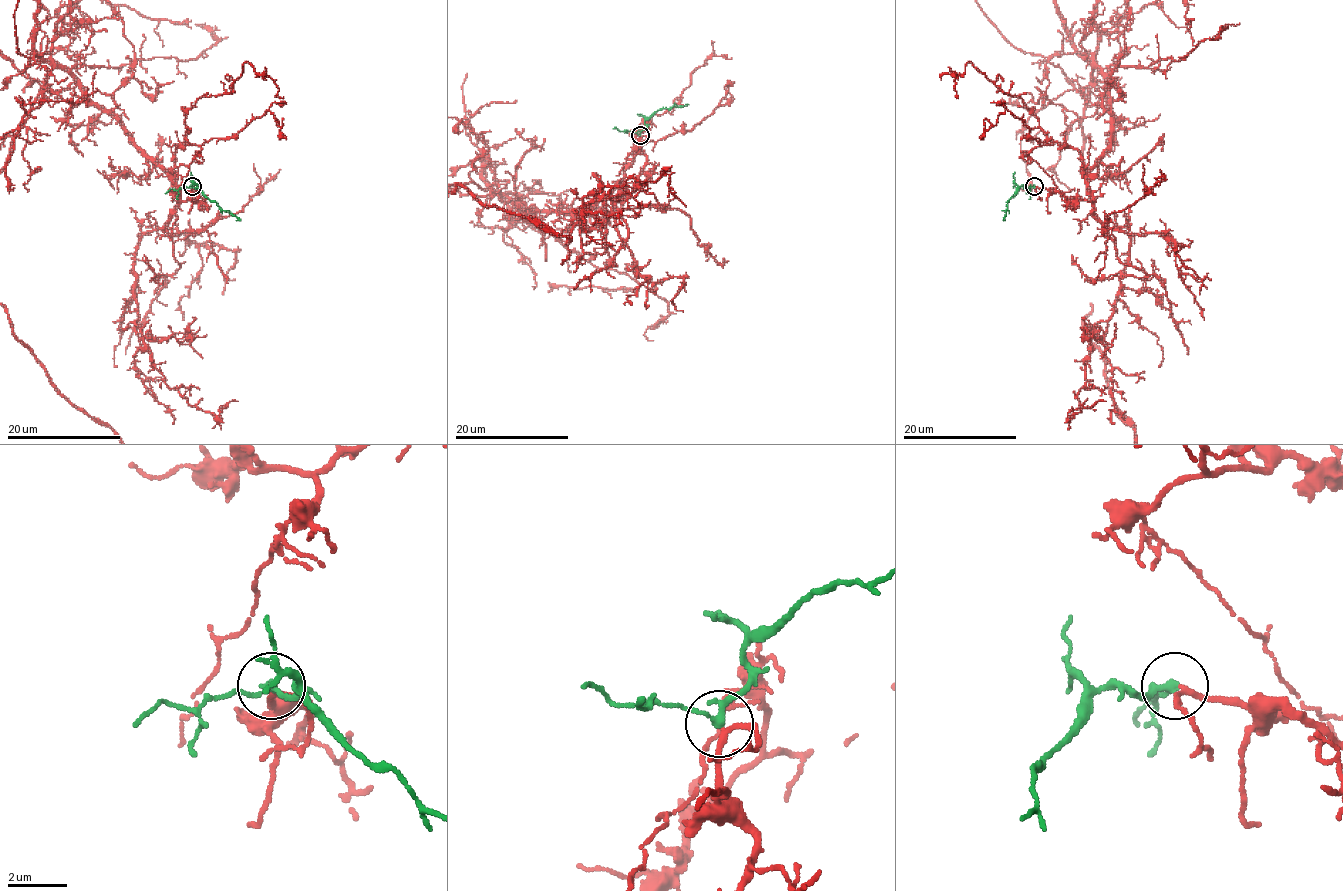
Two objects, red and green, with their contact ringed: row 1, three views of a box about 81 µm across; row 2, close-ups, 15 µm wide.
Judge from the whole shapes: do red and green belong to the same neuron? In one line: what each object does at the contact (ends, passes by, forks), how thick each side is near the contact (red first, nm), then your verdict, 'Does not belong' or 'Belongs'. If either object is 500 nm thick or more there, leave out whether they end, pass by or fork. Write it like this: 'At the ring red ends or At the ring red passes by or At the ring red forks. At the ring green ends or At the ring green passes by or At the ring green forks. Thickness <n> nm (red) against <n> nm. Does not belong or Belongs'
At the ring red passes by. At the ring green passes by. Thickness 160 nm (red) against 220 nm. Belongs

